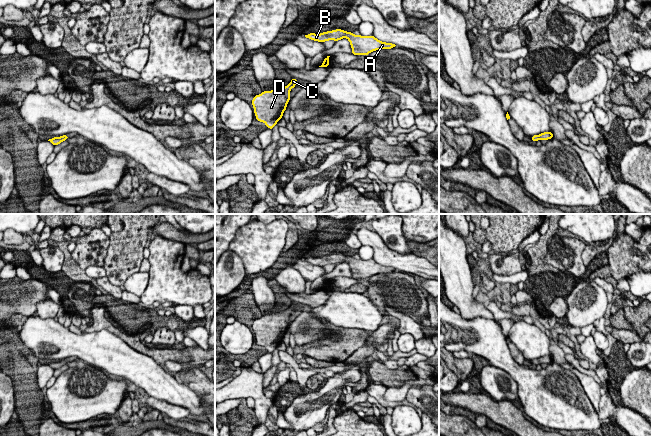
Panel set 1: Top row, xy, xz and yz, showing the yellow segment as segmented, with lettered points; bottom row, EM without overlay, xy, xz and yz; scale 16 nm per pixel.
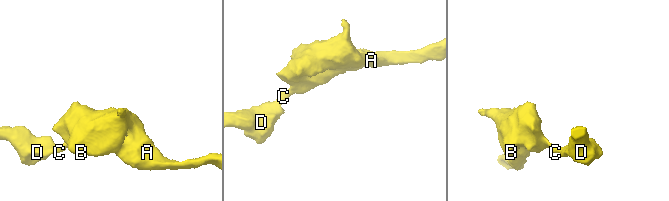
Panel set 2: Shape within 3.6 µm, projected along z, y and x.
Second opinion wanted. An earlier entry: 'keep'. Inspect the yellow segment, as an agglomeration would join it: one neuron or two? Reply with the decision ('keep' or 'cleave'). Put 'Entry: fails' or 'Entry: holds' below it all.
keep
Entry: holds

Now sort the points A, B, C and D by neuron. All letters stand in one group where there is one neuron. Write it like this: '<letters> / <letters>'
A B C D

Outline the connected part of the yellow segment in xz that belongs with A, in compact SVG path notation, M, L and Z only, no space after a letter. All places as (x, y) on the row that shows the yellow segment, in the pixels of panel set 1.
M342 29L327 31L320 34L309 33L305 35L305 37L321 43L324 43L325 41L329 40L339 41L343 38L347 38L352 48L352 54L356 56L367 56L369 53L373 51L381 49L392 49L396 46L393 43L382 42L375 38L373 35L357 36L352 32L347 32Z

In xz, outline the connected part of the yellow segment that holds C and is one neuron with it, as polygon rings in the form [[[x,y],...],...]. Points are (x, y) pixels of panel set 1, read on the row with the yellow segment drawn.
[[[293,78],[285,87],[263,91],[261,94],[254,96],[252,106],[256,120],[264,122],[267,128],[273,129],[282,118],[287,103],[291,99],[290,91],[296,86],[297,81],[298,79]]]

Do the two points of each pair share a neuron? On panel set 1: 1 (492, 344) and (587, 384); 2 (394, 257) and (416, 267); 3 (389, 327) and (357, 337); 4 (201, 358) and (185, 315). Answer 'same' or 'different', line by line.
1: different
2: same
3: different
4: different

